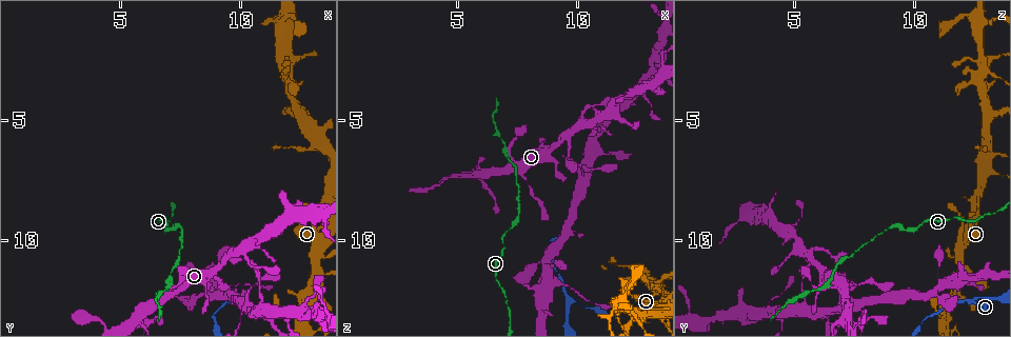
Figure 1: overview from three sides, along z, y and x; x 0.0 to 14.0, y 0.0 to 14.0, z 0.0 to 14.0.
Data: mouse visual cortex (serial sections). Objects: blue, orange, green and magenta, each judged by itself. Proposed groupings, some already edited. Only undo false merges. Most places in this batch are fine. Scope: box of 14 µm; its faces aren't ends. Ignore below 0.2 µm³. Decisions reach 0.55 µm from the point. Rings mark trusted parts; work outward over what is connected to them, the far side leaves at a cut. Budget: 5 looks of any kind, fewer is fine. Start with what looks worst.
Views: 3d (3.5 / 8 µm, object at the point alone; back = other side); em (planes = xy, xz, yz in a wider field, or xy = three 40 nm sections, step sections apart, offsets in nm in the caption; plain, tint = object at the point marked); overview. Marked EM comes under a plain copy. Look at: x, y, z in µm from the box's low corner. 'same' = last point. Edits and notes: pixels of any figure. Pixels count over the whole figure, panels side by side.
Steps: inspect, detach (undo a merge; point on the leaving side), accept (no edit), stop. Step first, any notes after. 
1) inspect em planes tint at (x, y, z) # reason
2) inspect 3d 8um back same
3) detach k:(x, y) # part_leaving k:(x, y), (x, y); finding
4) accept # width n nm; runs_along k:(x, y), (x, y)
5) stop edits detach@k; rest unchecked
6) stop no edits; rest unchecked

inspect 3d 3.5um at (11.9, 2.8, 12.8) # four or more arms meet

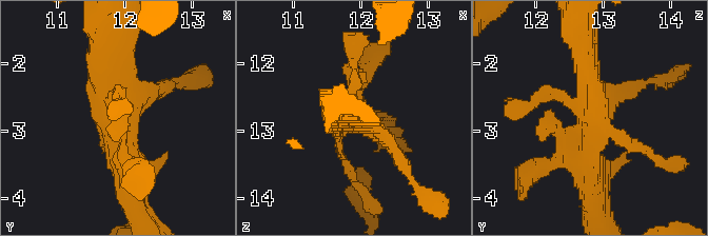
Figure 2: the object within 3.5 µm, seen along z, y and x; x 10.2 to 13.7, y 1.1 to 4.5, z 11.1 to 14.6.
inspect em xy step 2 tint same # need the tissue

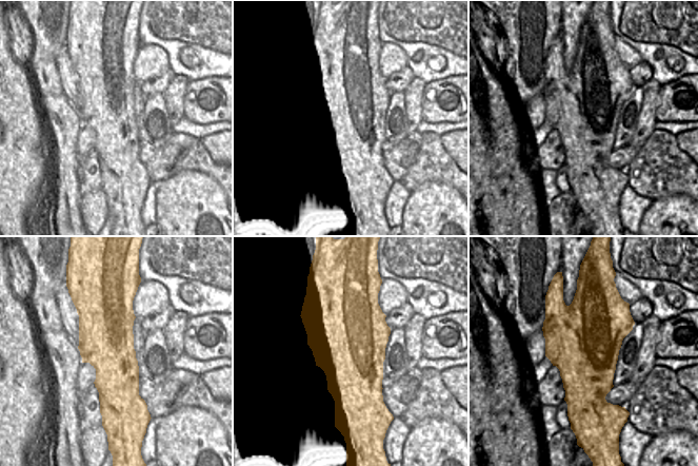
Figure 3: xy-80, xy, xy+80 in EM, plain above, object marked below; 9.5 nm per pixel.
accept # width 750 nm; runs_along 2:(130, 193), (100, 57); all the same cell

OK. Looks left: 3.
inspect 3d 3.5um at (9.8, 12.4, 12.4) # sharp bend

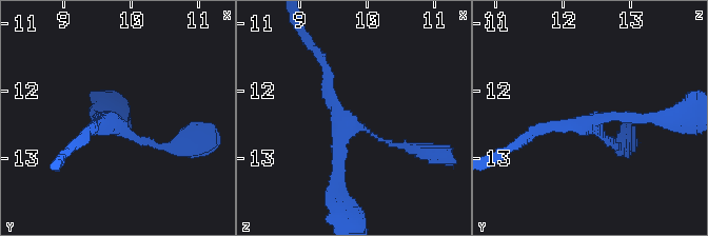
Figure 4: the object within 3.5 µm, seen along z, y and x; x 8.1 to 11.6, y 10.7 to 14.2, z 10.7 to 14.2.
inspect em xy step 1 tint at (9.85, 12.50, 12.50) # need the tissue

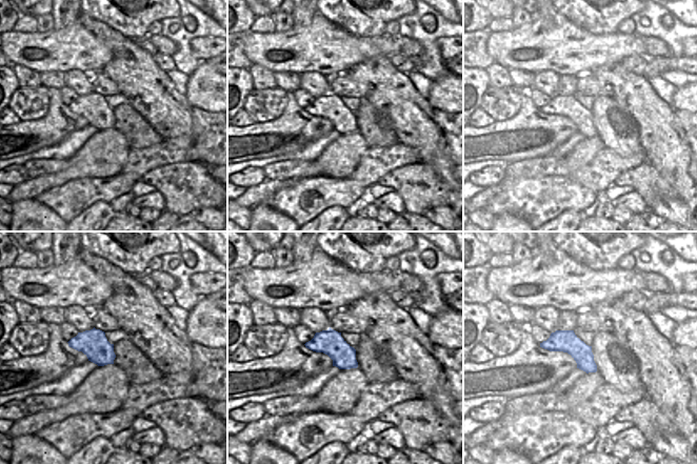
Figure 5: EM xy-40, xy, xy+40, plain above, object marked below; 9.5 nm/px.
accept # runs_along 4:(413, 149), (355, 124), (338, 143), (338, 187); all the same cell

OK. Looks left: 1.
stop no edits; rest unchecked

